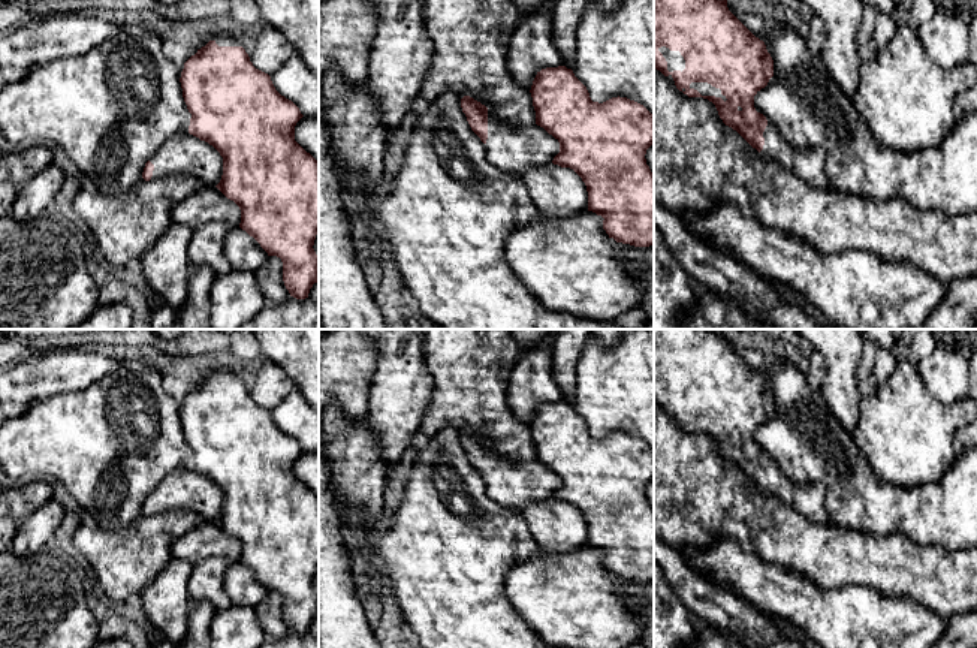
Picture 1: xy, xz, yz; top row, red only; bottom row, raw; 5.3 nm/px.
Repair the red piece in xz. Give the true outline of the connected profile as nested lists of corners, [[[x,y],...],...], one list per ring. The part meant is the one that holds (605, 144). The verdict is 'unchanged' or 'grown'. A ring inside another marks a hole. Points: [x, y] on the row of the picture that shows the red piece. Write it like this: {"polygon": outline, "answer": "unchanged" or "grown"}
{"polygon": [[[566,66],[537,72],[530,93],[536,123],[524,127],[500,123],[470,96],[461,99],[471,130],[486,147],[486,160],[519,178],[531,168],[552,163],[573,169],[586,186],[588,211],[604,218],[609,238],[634,247],[654,245],[654,174],[645,159],[654,144],[654,115],[627,97],[592,102],[586,87]]], "answer": "grown"}

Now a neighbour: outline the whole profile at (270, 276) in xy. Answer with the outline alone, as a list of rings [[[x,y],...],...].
[[[268,256],[254,275],[268,305],[283,304],[290,298],[283,281],[283,262],[280,257]]]

